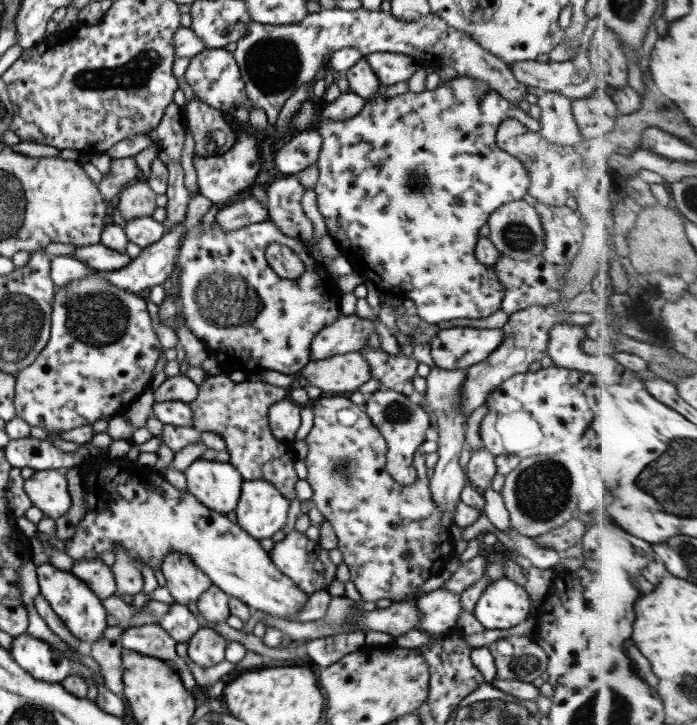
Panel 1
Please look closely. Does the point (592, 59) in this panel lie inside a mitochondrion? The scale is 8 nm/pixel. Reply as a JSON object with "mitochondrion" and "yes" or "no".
{"mitochondrion":"no"}

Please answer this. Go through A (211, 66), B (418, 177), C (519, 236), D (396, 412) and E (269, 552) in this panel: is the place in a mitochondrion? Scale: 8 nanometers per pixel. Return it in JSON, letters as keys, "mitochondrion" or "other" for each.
{"A":"other","B":"mitochondrion","C":"mitochondrion","D":"mitochondrion","E":"other"}

